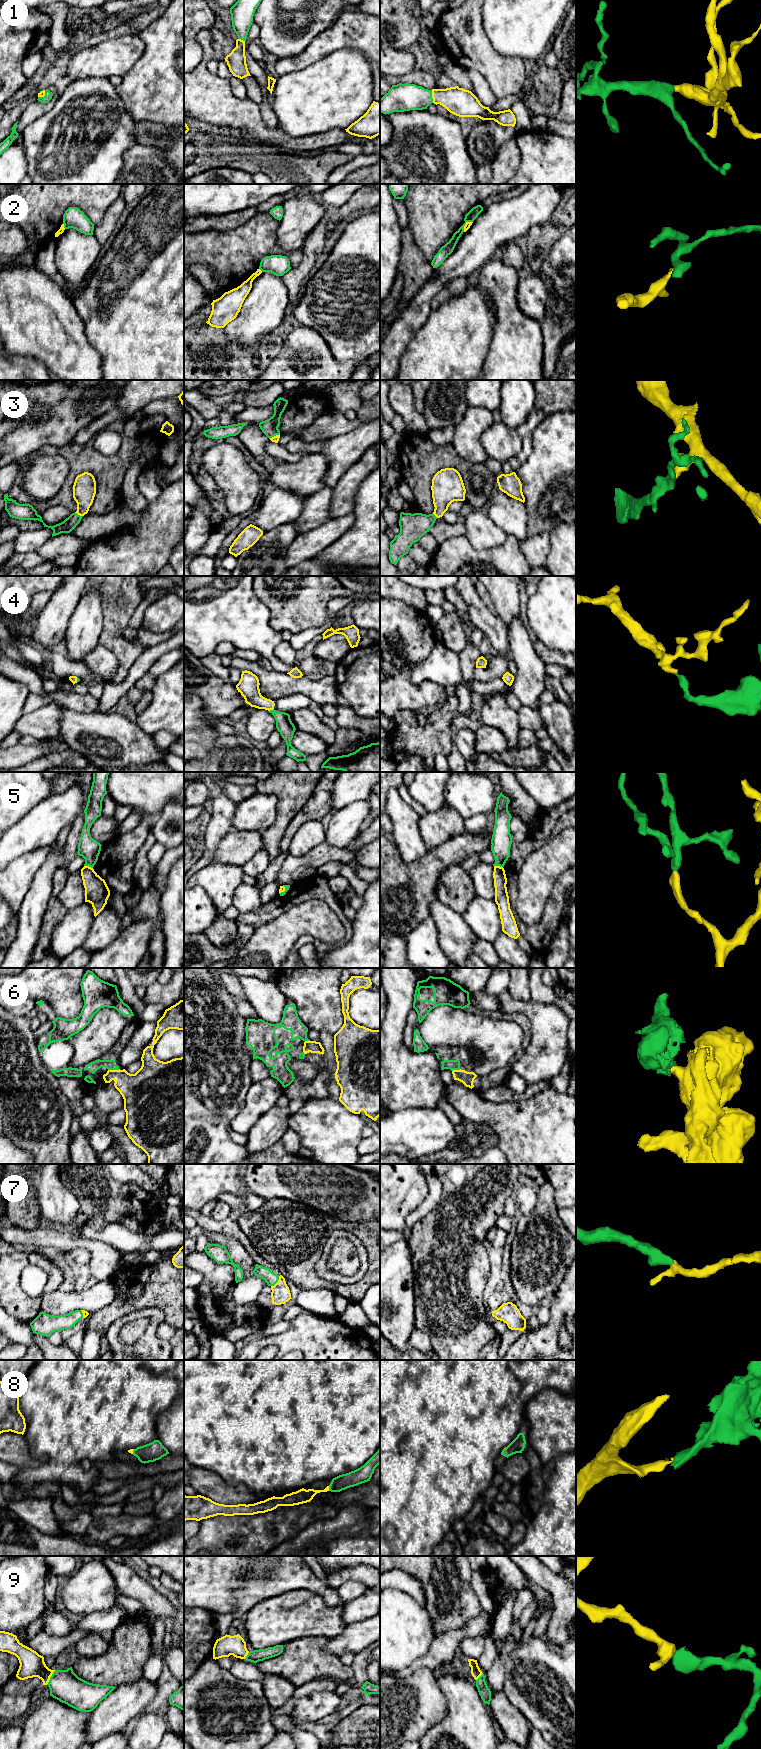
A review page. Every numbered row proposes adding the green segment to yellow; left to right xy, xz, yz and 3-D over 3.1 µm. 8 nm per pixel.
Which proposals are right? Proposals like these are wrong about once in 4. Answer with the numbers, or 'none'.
1, 3, 4, 6, 7, 8, 9

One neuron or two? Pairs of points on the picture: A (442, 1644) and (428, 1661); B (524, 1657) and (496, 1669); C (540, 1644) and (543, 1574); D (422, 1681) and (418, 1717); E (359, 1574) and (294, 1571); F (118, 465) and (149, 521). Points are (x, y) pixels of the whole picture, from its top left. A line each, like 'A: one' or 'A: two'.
A: one
B: two
C: two
D: one
E: two
F: two

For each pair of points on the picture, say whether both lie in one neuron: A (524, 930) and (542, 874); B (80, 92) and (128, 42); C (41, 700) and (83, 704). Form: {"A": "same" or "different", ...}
{"A": "different", "B": "different", "C": "same"}

